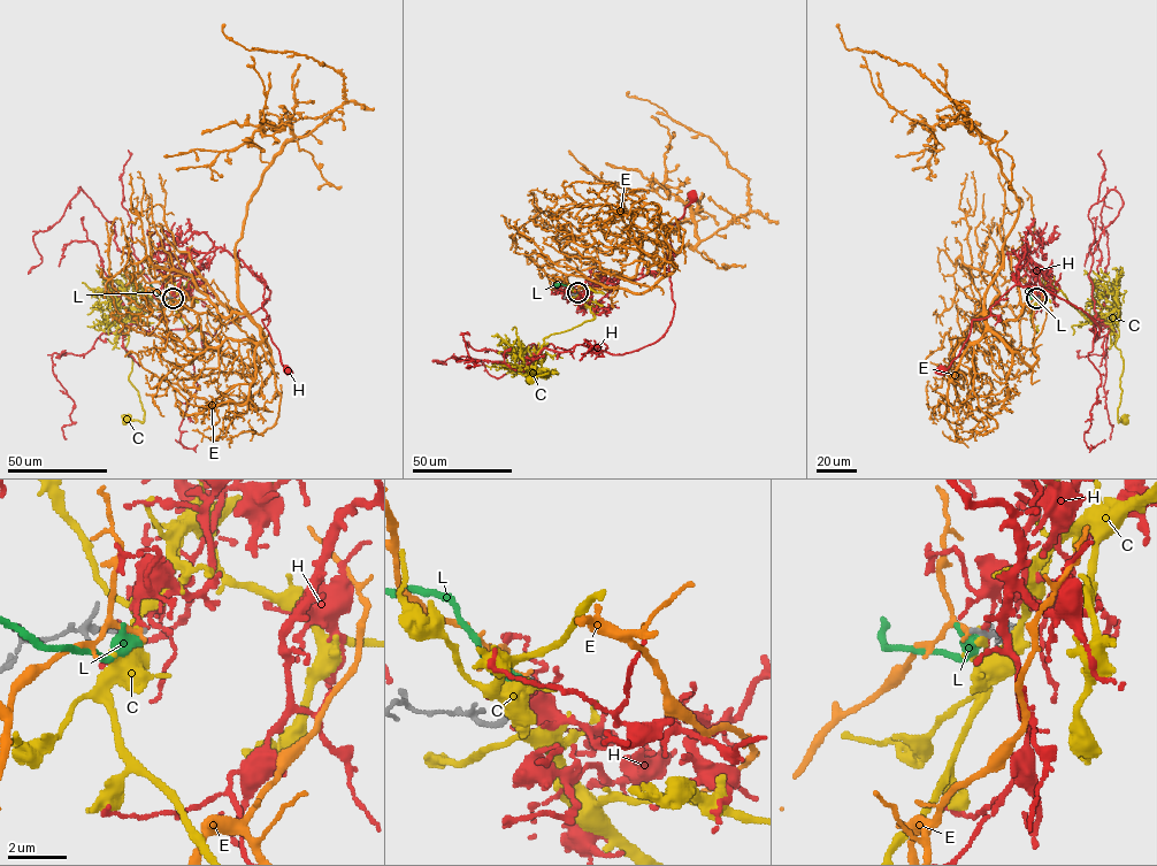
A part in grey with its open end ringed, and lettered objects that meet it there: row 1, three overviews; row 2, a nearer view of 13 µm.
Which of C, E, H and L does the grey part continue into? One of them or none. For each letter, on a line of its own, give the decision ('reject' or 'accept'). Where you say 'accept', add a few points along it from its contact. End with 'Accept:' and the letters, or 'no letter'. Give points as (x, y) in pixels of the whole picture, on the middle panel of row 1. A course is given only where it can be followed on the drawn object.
C: reject
E: reject
H: reject
L: reject
Accept: no letter

